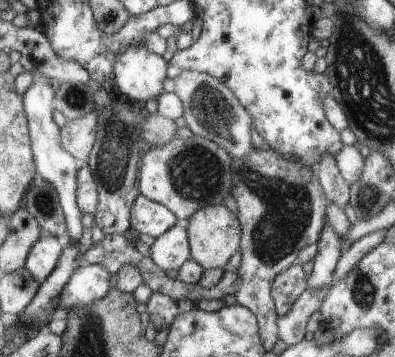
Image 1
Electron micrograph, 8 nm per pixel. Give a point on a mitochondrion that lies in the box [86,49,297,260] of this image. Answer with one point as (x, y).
(196, 175)

